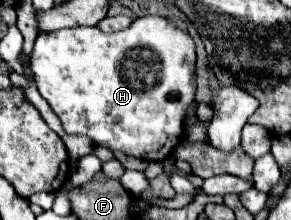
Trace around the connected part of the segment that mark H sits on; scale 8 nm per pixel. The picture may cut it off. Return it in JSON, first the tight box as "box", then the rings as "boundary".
{"box":[29,16,195,162],"boundary":[[[161,16],[135,18],[125,30],[105,34],[95,28],[67,28],[37,36],[29,66],[41,96],[49,102],[67,134],[83,134],[95,146],[161,162],[169,158],[185,134],[185,110],[195,98],[195,44],[191,36]]]}

